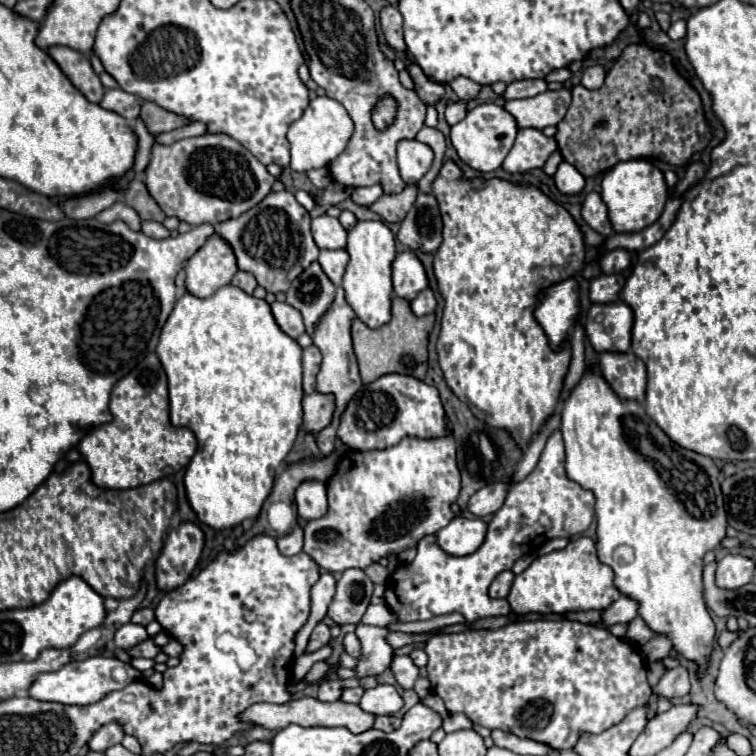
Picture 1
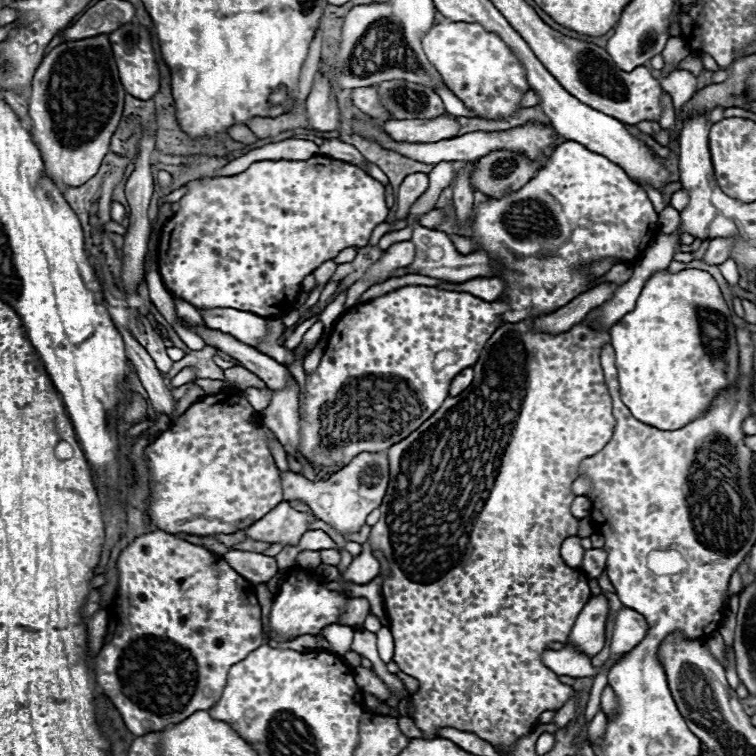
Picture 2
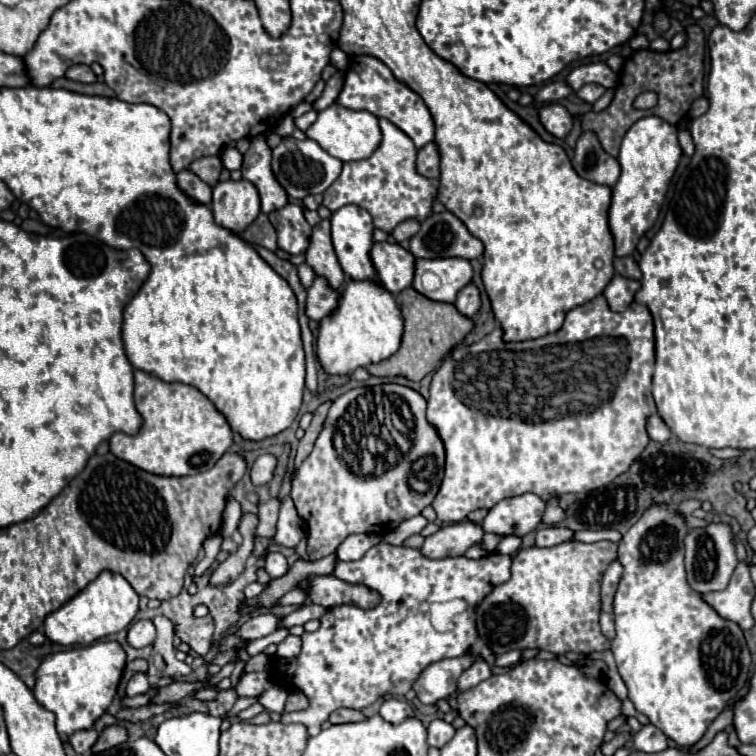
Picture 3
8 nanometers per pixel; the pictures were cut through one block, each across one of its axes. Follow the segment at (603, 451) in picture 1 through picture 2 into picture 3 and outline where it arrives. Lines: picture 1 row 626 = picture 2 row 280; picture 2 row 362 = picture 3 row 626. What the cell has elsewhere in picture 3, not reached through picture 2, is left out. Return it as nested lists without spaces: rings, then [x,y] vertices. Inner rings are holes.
[[[650,506],[650,510],[646,510],[646,514],[620,540],[618,560],[624,566],[624,576],[614,598],[616,638],[610,648],[634,708],[646,714],[650,722],[680,748],[688,748],[704,736],[706,728],[724,710],[726,702],[744,688],[752,664],[740,626],[720,618],[716,610],[686,582],[682,550],[686,530],[688,526],[684,520],[668,506]]]

